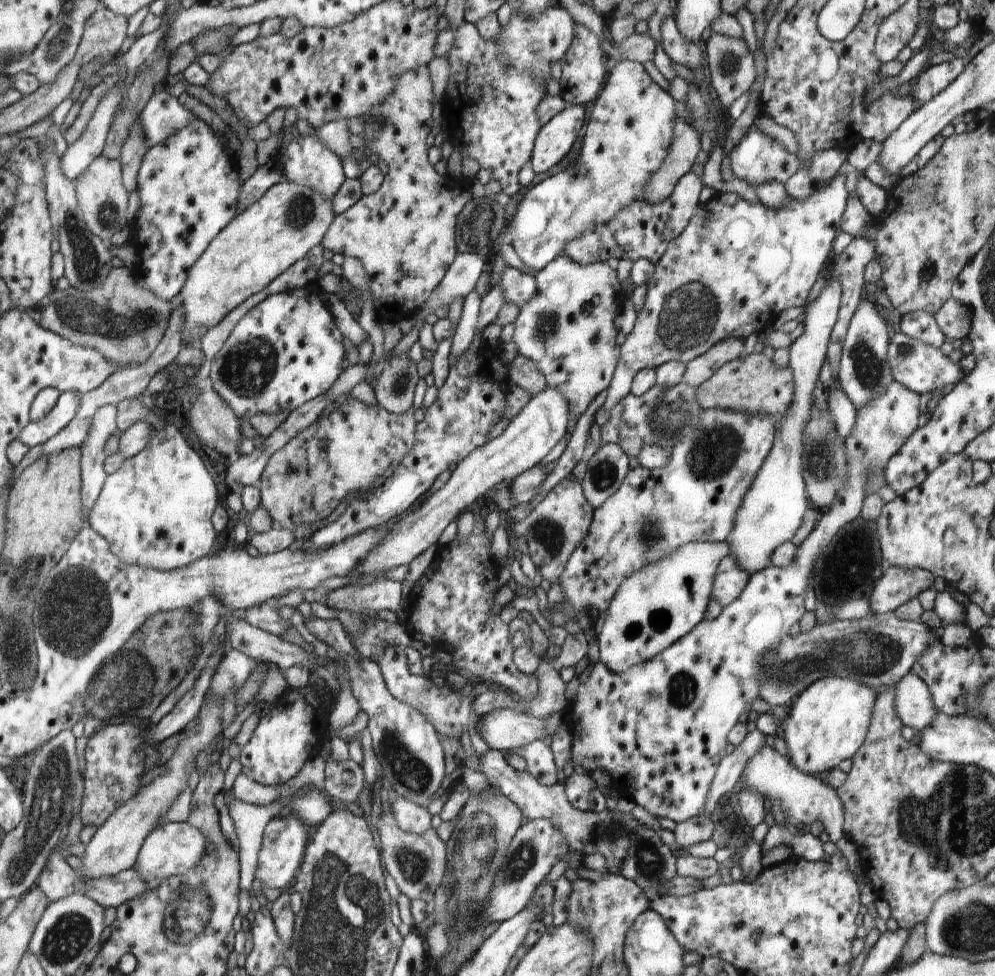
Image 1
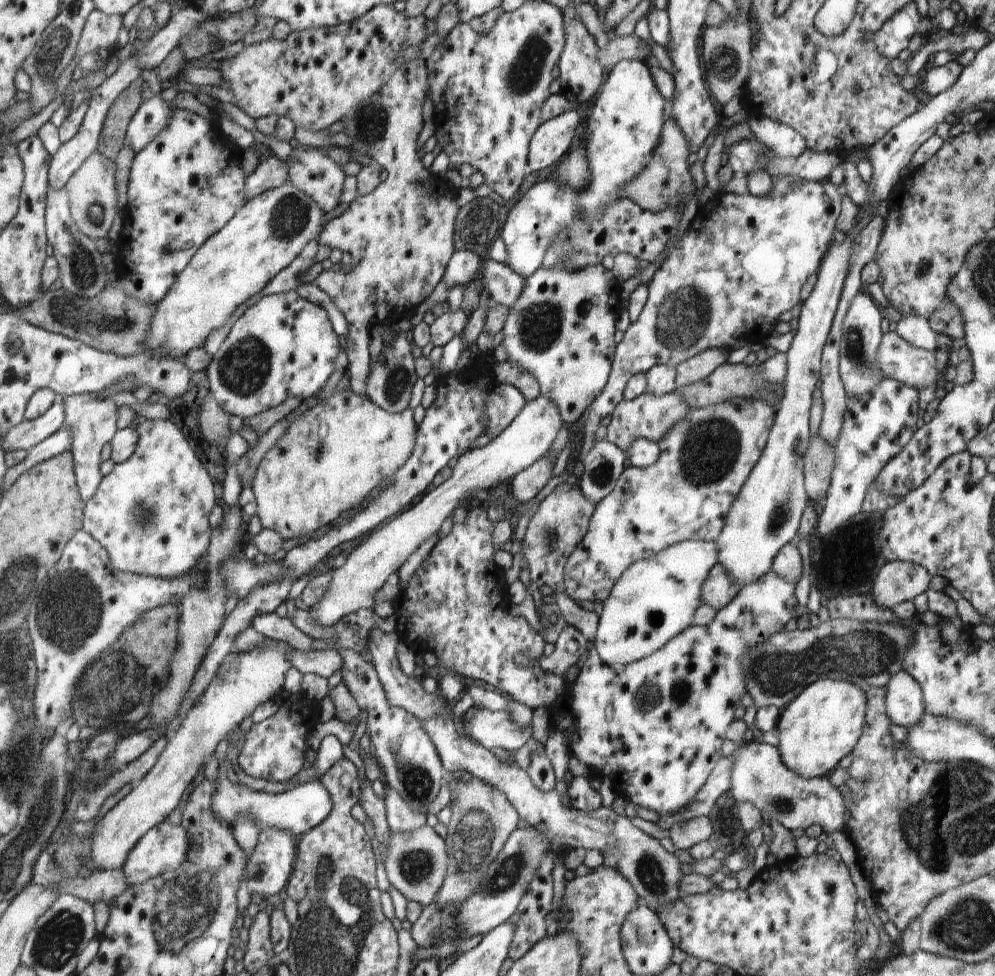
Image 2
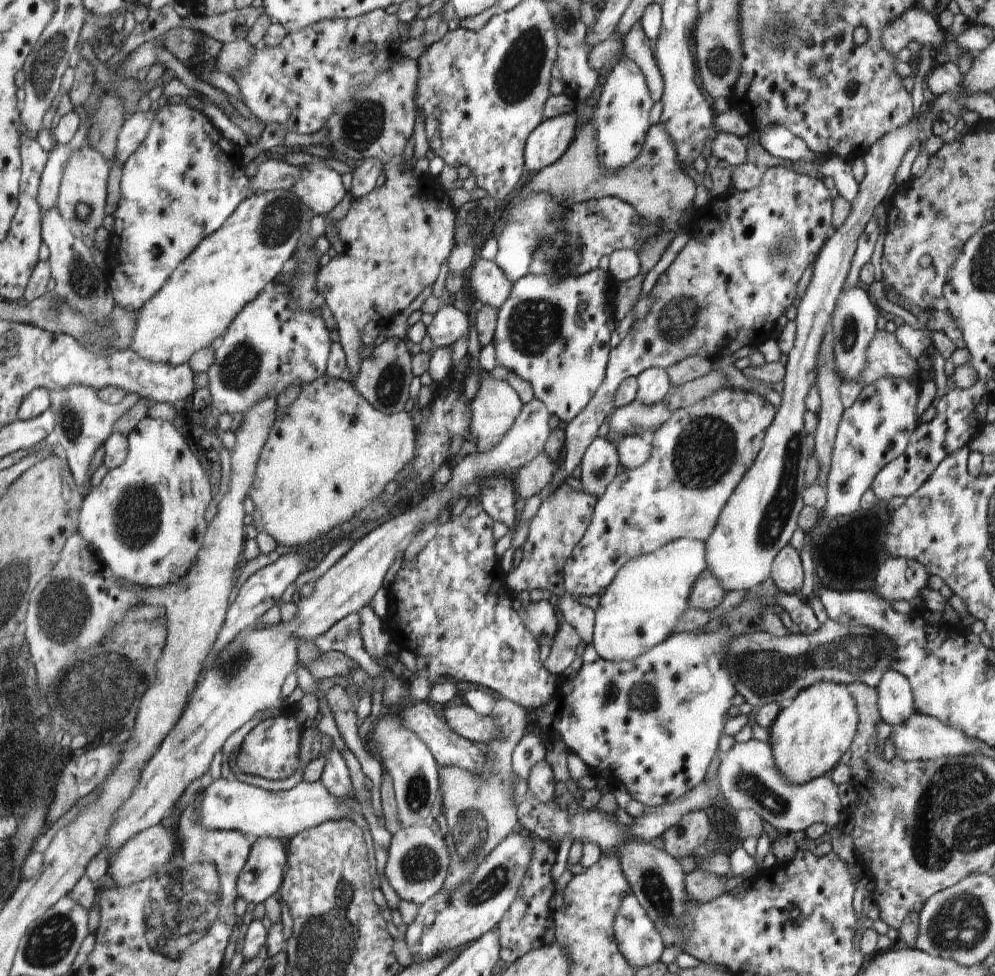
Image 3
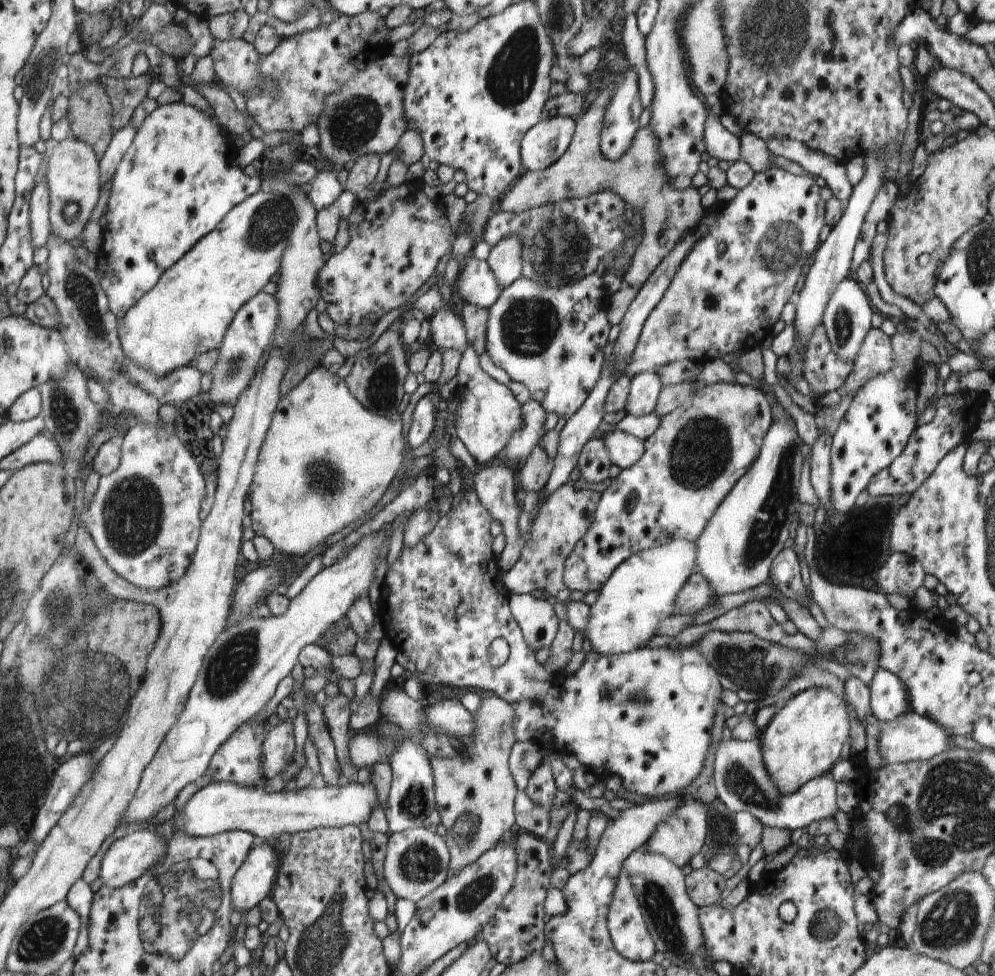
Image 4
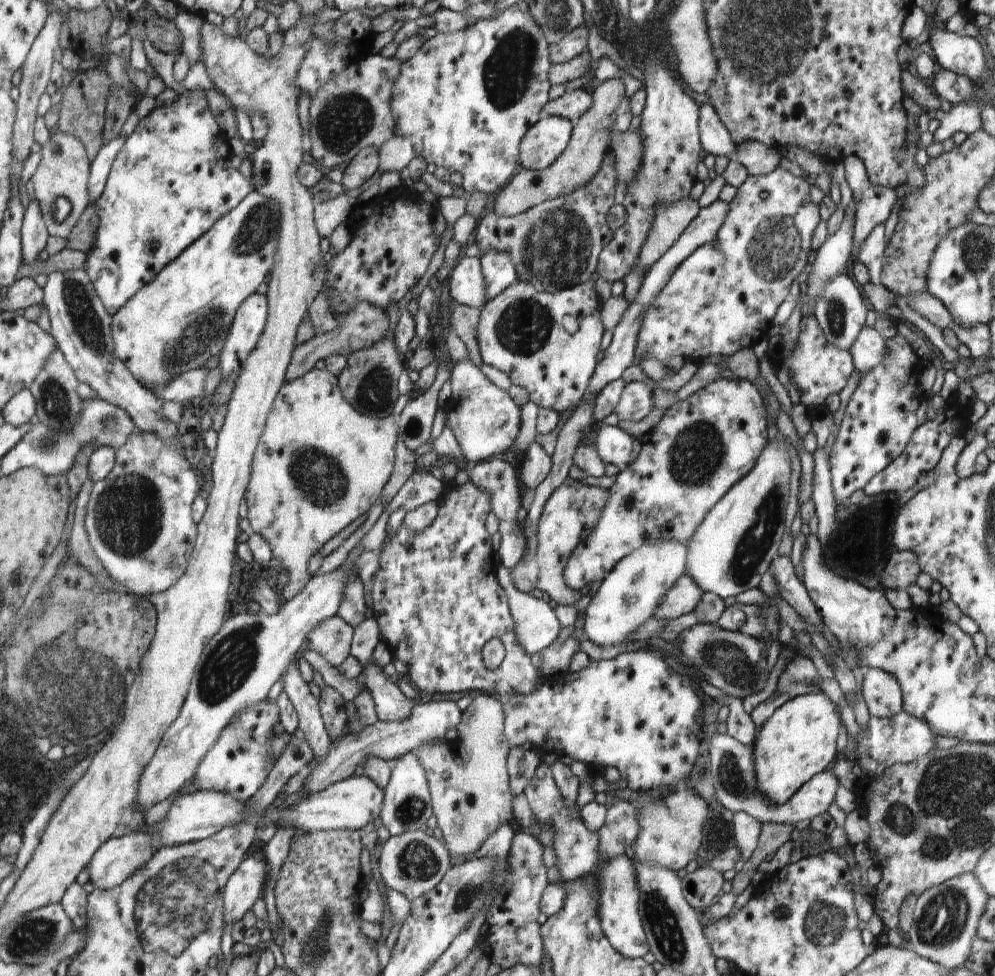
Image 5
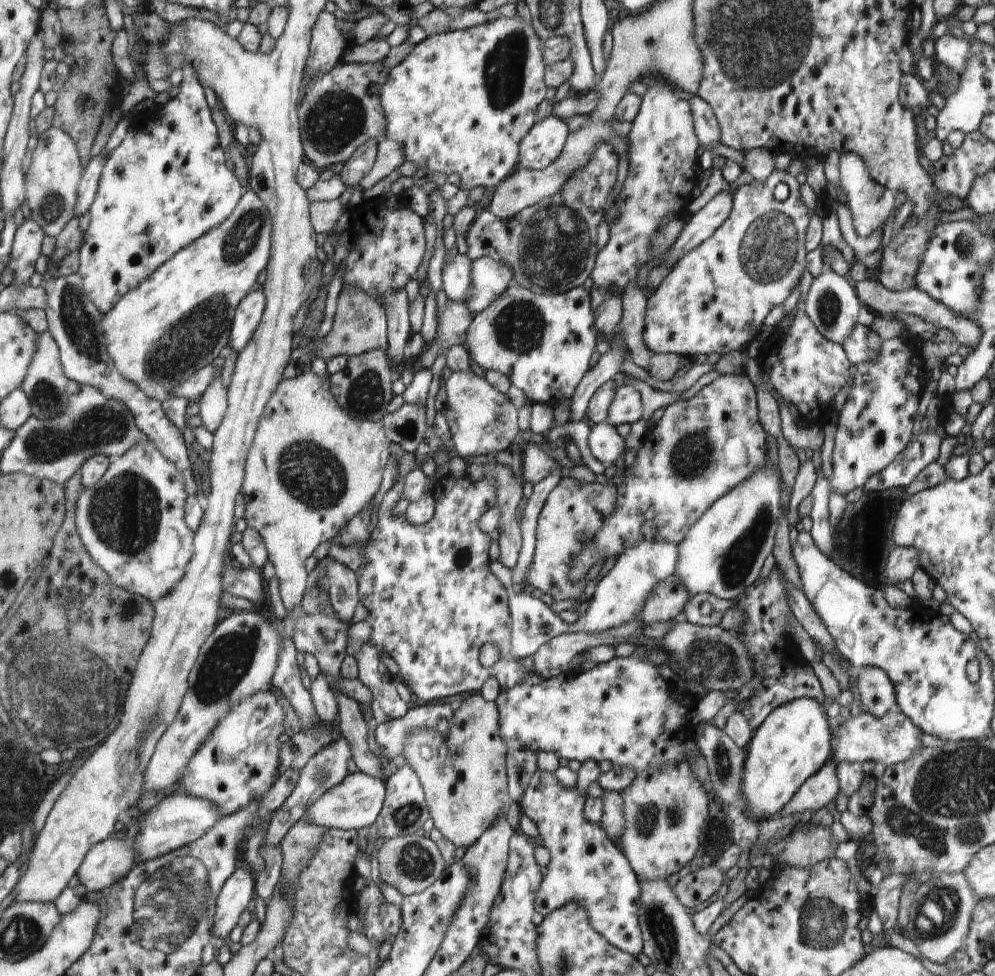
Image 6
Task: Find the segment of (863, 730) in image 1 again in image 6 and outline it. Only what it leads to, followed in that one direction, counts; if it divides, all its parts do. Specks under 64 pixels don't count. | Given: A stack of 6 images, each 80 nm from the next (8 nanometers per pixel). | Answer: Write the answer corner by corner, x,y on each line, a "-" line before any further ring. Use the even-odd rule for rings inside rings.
799,698
793,700
792,702
780,705
778,709
775,709
768,718
753,732
752,738
750,739
749,745
746,748
747,758
744,768
744,786
743,786
743,798
746,799
747,805
745,806
746,814
758,822
764,819
774,818
778,814
782,813
782,810
790,804
790,800
798,792
800,788
807,782
807,778
811,777
813,774
816,774
822,768
822,765
832,759
831,756
831,723
834,723
834,720
829,718
826,715
827,703
826,706
822,706
823,703
819,703
815,698

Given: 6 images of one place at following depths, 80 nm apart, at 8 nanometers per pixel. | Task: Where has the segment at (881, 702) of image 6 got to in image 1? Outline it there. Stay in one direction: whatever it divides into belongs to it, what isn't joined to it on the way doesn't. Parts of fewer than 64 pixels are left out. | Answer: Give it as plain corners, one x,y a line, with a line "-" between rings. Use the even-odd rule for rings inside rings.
910,672
894,686
893,705
898,718
903,725
922,731
938,713
932,704
932,697
925,682

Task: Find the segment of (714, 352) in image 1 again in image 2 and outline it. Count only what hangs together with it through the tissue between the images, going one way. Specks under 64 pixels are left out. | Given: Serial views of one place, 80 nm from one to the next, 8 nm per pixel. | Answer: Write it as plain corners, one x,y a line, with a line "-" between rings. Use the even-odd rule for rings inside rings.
706,349
703,353
695,354
687,361
676,366
676,389
694,384
714,372
722,363
726,363
730,352
725,349

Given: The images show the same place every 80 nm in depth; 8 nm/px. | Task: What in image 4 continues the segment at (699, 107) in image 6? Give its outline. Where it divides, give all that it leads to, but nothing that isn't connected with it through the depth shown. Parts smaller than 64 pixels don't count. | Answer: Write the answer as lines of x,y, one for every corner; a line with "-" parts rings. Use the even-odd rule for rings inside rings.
716,115
706,120
704,141
707,142
709,156
714,156
719,161
736,162
740,158
740,136
730,133

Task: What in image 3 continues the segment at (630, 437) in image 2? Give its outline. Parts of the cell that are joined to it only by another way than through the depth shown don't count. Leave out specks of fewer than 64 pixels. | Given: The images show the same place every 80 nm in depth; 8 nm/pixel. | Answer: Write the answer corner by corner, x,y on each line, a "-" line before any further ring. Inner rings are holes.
634,399
625,407
614,410
609,423
609,435
607,437
611,442
618,441
620,437
625,437
632,433
632,426
638,425
642,428
658,428
666,421
670,415
667,412
665,403
660,402
652,406
644,405
640,399

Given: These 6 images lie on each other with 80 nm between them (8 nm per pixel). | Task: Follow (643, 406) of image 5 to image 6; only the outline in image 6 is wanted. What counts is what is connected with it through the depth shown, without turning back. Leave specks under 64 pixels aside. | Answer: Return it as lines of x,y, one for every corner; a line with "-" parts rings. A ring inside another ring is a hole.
630,384
618,387
609,406
605,422
617,427
620,424
634,424
641,419
641,416
640,393

